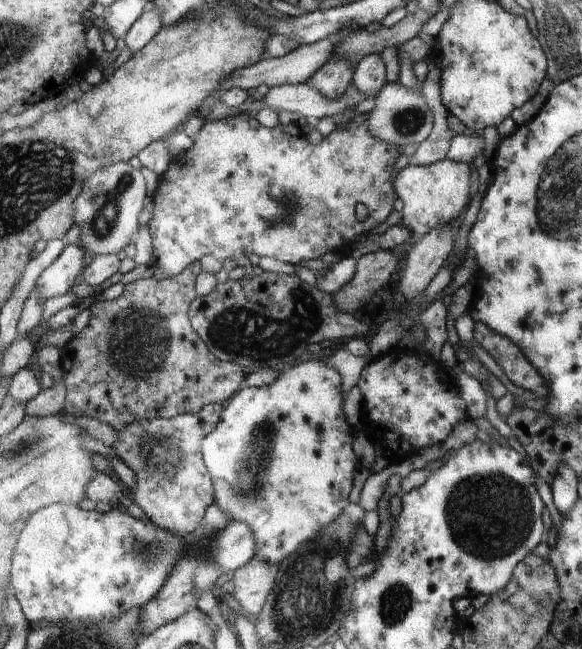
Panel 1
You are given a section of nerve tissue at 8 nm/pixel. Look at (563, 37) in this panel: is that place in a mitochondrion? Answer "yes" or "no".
yes

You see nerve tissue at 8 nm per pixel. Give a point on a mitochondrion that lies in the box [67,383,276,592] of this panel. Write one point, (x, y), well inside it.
(157, 451)

